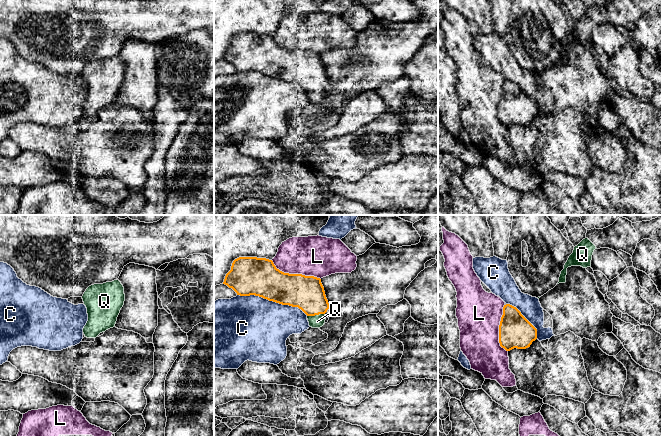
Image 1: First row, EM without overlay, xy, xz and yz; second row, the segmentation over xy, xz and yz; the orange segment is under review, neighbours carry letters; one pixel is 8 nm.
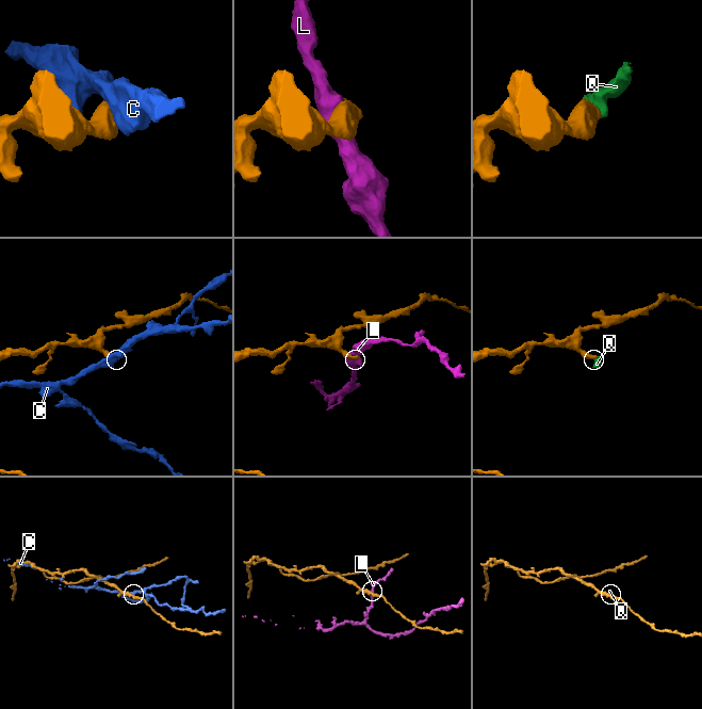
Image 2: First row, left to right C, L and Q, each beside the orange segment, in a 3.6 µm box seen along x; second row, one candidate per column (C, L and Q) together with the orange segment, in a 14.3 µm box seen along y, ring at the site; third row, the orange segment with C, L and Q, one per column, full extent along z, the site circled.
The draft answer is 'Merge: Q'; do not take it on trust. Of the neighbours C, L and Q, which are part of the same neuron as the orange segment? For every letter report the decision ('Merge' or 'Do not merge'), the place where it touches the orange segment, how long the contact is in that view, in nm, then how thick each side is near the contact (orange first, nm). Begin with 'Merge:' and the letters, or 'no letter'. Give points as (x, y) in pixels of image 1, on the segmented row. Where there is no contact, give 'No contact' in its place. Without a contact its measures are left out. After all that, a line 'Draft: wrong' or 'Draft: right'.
Merge: Q
C: Do not merge. Touches orange at xz (272, 300). Shared border 600 nm. Thickness 300 nm (orange) against 480 nm
L: Do not merge. Touches orange at xz (295, 274). Shared border 420 nm. Thickness 280 nm (orange) against 320 nm
Q: Merge. Touches orange at xz (315, 314). Shared border 150 nm. Thickness 280 nm (orange) against 110 nm
Draft: right

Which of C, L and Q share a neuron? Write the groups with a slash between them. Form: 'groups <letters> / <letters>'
groups C / L / Q

